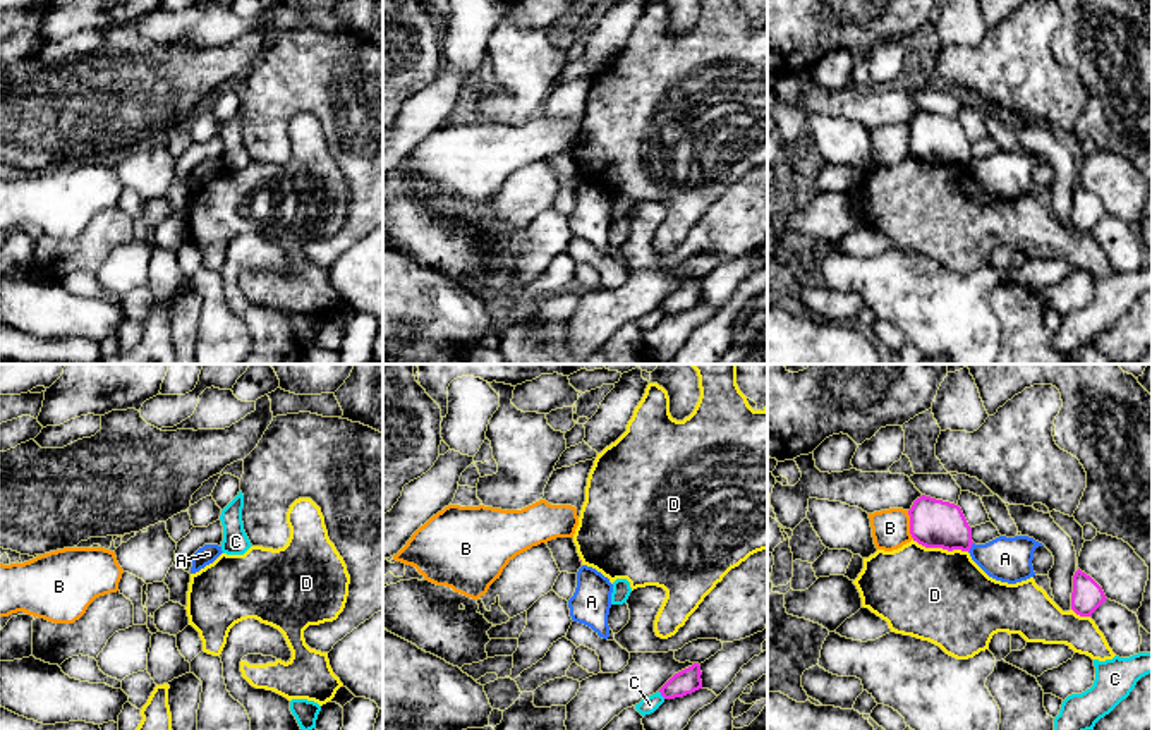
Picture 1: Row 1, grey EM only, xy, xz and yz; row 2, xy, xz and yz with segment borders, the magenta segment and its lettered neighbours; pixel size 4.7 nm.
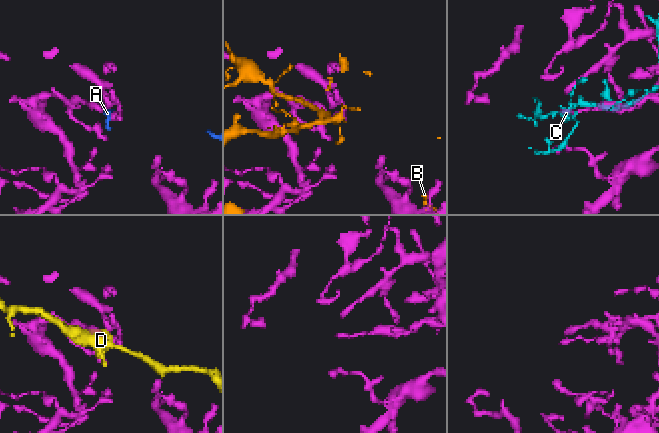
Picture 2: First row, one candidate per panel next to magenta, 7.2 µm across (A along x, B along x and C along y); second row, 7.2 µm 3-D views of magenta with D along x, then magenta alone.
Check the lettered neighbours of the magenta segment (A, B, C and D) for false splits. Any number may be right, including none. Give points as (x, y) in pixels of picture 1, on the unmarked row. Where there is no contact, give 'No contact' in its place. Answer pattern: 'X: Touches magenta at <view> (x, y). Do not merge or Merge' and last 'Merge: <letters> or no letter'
A: Touches magenta at yz (970, 162). Do not merge
B: Touches magenta at yz (910, 139). Do not merge
C: Touches magenta at xz (661, 310). Do not merge
D: Touches magenta at yz (939, 162). Do not merge
Merge: no letter

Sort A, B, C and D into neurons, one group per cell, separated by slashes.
A / B / C / D

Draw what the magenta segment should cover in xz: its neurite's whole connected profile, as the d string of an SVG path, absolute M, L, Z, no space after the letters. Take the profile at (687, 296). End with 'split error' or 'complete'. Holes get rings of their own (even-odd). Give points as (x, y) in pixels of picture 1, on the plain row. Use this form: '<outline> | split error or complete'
M694 278L692 282L675 289L661 304L661 311L664 314L675 314L675 313L683 313L687 309L692 309L699 304L702 304L702 295L700 295L700 280Z | complete

